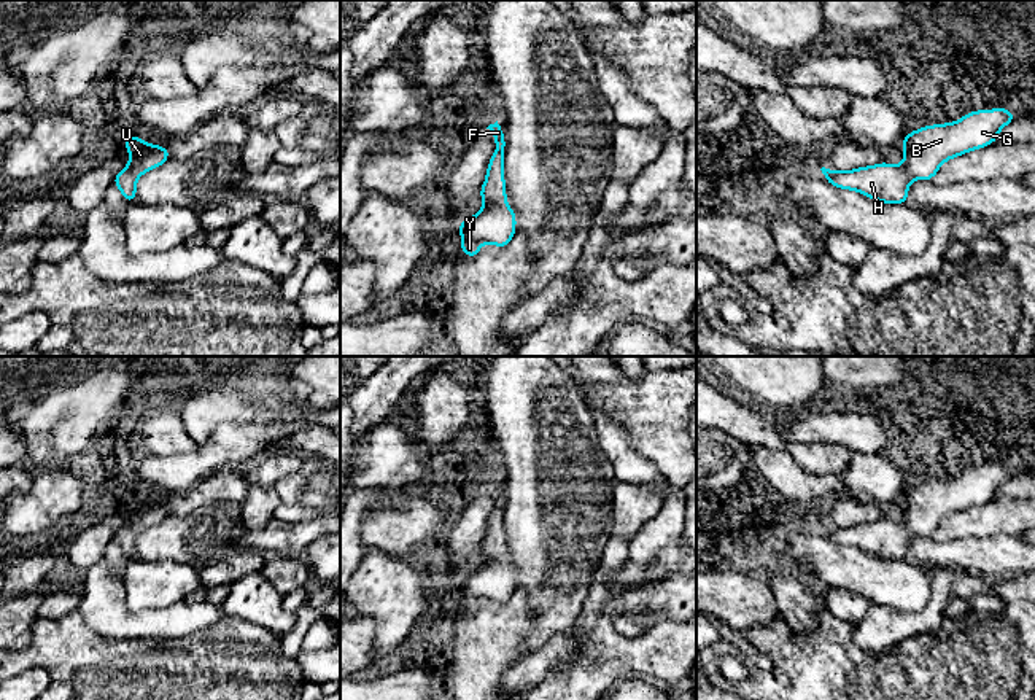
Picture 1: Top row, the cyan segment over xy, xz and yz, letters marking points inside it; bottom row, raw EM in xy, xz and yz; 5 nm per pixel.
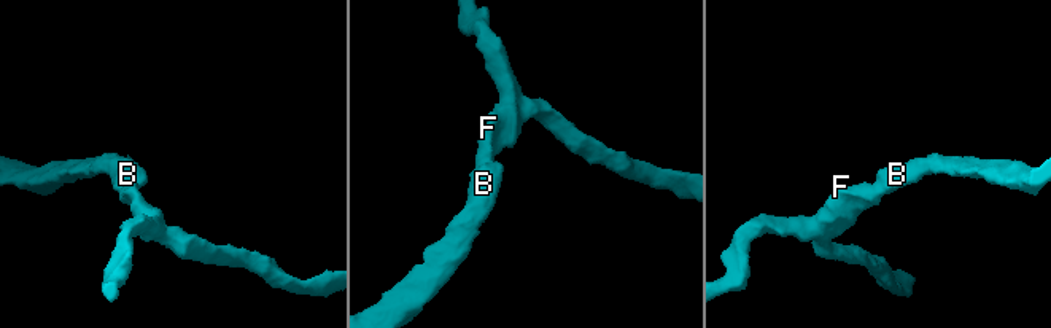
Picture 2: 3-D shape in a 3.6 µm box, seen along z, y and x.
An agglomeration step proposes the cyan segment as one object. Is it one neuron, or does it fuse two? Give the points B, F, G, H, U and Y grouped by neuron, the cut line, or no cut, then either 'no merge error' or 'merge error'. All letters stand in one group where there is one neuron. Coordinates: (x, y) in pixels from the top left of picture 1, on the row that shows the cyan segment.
B F G H U Y | no cut | no merge error

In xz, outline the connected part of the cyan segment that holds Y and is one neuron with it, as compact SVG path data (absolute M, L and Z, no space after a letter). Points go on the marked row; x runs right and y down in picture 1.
M498 121L486 129L494 135L496 153L490 159L486 178L479 192L483 199L483 207L477 215L458 224L463 237L461 251L469 258L479 255L482 243L493 243L504 248L515 235L515 212L506 204L504 132Z

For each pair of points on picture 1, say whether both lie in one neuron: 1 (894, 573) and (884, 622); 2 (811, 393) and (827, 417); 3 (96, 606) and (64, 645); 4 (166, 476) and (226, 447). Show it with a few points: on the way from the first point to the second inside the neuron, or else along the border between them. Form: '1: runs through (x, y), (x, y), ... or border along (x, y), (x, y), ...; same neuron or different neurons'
1: border along (872, 602), (903, 610), (921, 610), (926, 605); different neurons
2: border along (835, 401), (794, 414); different neurons
3: border along (77, 610), (85, 622), (104, 640); different neurons
4: runs through (180, 473), (212, 457); same neuron

